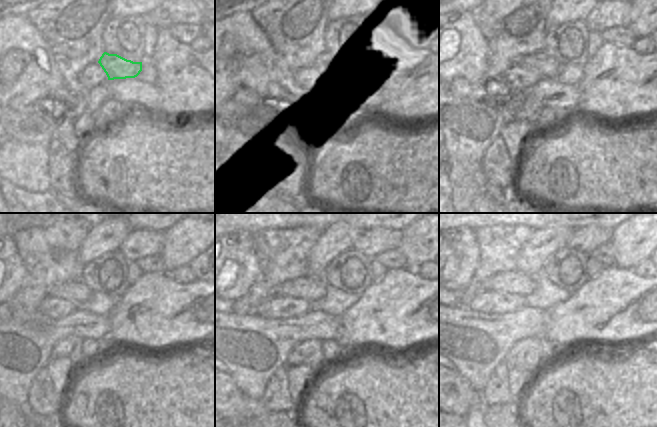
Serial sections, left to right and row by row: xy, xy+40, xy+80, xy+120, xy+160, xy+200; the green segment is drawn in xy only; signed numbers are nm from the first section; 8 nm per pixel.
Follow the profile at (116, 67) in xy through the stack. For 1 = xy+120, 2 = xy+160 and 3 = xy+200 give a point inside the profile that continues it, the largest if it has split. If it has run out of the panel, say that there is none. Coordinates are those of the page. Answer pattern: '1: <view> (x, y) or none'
1: xy+120 (79, 291)
2: xy+160 (304, 288)
3: xy+200 (518, 283)

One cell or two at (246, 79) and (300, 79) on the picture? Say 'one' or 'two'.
two

